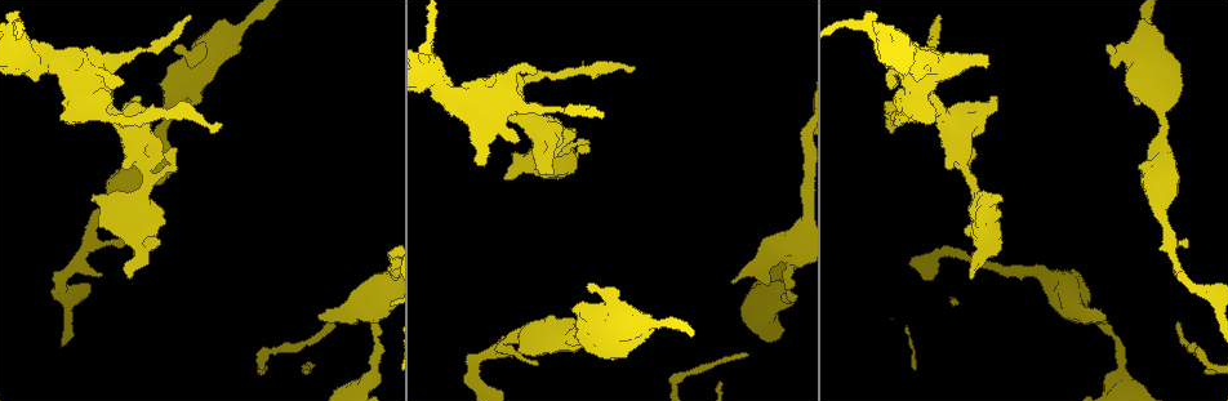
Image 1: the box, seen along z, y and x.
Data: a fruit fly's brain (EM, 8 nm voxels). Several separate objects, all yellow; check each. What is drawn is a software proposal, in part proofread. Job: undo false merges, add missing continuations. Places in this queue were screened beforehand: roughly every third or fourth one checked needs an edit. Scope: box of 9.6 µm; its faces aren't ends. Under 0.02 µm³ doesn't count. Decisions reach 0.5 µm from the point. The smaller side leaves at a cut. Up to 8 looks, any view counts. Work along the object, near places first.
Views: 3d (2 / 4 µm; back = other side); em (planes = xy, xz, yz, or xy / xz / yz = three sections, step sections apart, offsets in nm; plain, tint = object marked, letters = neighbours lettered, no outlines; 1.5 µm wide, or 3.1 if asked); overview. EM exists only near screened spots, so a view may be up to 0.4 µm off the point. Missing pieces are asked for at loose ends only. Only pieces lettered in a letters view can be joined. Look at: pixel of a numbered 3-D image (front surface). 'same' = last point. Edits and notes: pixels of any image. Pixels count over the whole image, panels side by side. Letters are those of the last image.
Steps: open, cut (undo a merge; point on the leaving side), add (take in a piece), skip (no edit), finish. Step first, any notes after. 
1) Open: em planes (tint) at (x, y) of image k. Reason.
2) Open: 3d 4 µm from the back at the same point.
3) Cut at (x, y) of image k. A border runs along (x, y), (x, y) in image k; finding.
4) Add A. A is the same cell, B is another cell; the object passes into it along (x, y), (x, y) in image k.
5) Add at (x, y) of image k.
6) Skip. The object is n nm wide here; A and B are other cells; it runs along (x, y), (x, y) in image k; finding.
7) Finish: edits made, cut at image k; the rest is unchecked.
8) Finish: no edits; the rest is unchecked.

Open: 3d 2 µm at (1000, 201) of image 1. Stops while still wide.

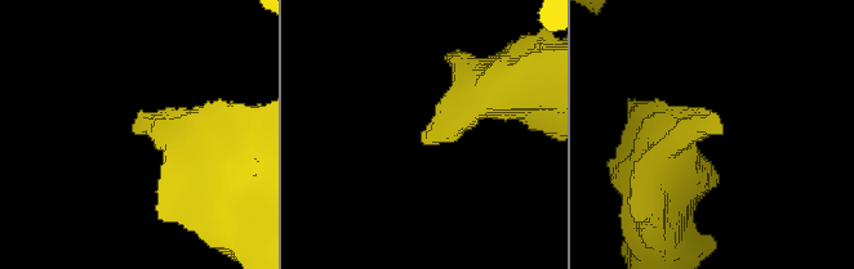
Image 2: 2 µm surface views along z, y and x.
Open: em planes (letters) at (718, 132) of image 2. Shape alone is not enough.

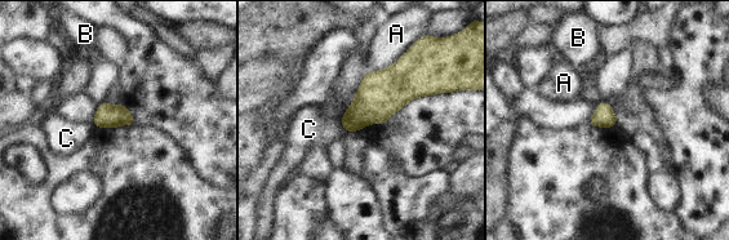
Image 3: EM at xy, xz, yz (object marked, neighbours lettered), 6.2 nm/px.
Skip. A, B and C are other cells; a border runs along (339, 120), (345, 130) in image 3; no lettered piece goes on from it.

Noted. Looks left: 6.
Open: em xy step 8 (tint) at (142, 111) of image 1. Branch stops here.

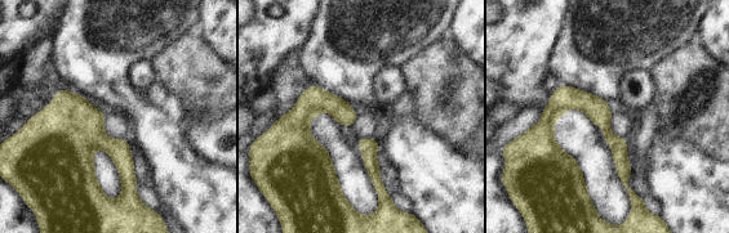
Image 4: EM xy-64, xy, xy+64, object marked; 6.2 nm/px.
Open: em planes (letters) at the same point.

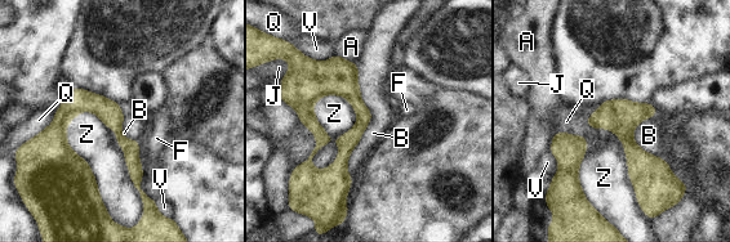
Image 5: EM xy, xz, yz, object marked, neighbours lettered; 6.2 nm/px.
Skip. A, B, F, J, Q, V and Z are other cells; it runs along (289, 97), (342, 146), (343, 193) in image 5; none of them fits.

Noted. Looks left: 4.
Open: em xz step 8 (tint) at (189, 16) of image 1. End of a long branch.

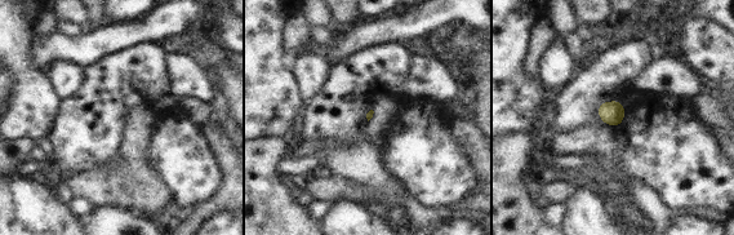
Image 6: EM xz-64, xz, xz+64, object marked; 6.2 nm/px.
Open: em planes (letters) at the same point. Cut it another way.

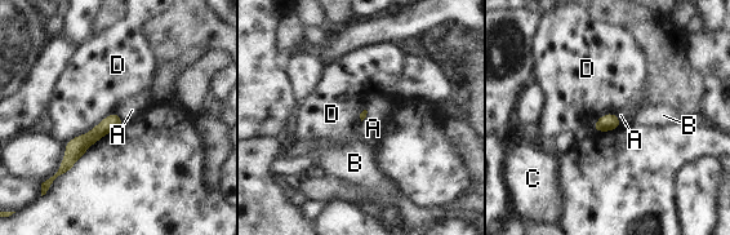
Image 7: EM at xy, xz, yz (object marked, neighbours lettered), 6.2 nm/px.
Skip. A, B, C and D are other cells; a border runs along (614, 112), (602, 115), (591, 129) in image 7; no lettered piece goes on from it.

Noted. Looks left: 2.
Finish: no edits; the rest is unchecked.

